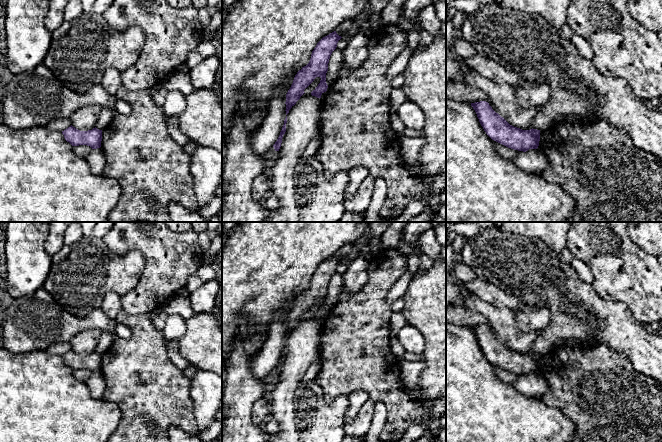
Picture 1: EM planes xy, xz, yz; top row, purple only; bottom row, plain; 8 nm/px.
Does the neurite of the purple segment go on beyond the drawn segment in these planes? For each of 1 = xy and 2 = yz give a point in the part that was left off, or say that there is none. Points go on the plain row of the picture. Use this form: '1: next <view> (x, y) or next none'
1: next none
2: next none

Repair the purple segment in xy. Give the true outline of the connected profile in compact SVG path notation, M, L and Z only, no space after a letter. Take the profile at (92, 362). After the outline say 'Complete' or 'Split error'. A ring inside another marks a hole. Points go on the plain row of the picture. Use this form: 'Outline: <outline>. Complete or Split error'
Outline: M72 349L62 355L64 362L72 370L87 369L92 373L97 373L101 371L102 365L102 354L96 351L88 355L80 355L73 351Z. Complete

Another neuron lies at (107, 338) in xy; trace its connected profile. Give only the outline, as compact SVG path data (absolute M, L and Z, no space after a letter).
M102 332L98 346L96 348L96 352L99 354L105 353L110 348L115 339L116 336L114 333Z

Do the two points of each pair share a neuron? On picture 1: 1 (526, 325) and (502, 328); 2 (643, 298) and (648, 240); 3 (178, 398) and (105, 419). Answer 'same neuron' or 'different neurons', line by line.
1: different neurons
2: different neurons
3: different neurons

